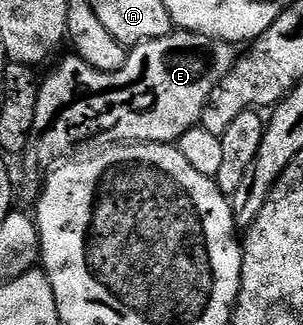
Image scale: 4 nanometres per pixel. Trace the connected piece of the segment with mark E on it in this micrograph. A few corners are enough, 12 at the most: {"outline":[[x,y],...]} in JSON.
{"outline":[[174,29],[41,82],[25,170],[101,130],[177,144],[239,57]]}

